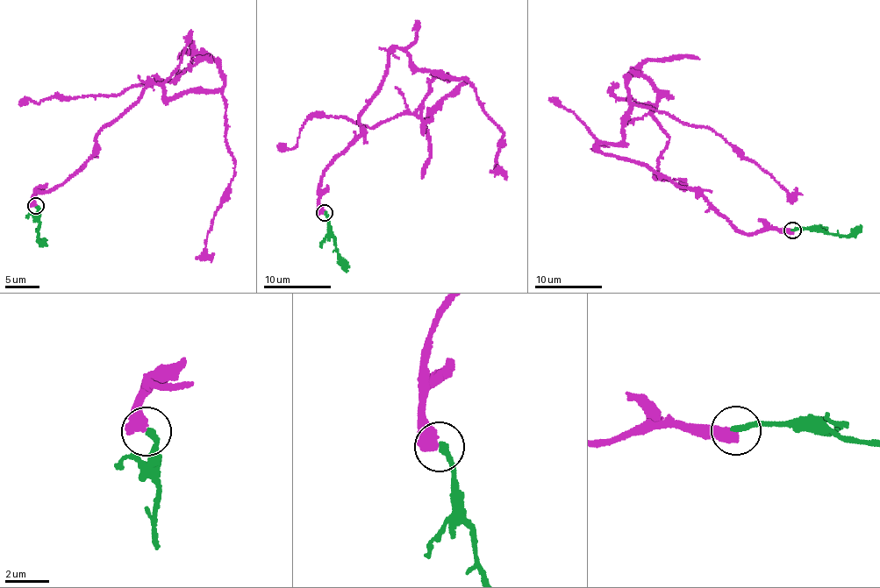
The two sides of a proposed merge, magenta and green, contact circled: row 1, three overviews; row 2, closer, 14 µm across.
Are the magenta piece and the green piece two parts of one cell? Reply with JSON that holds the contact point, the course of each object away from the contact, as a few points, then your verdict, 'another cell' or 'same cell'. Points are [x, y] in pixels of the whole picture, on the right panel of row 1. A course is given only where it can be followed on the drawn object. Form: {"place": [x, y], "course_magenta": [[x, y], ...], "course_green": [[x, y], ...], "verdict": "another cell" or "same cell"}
{"place": [792, 230], "course_magenta": [[791, 230], [740, 232], [702, 193], [602, 152], [624, 135], [626, 77], [657, 94], [656, 178], [684, 190]], "course_green": [[792, 230], [805, 229], [849, 236], [862, 226]], "verdict": "same cell"}

